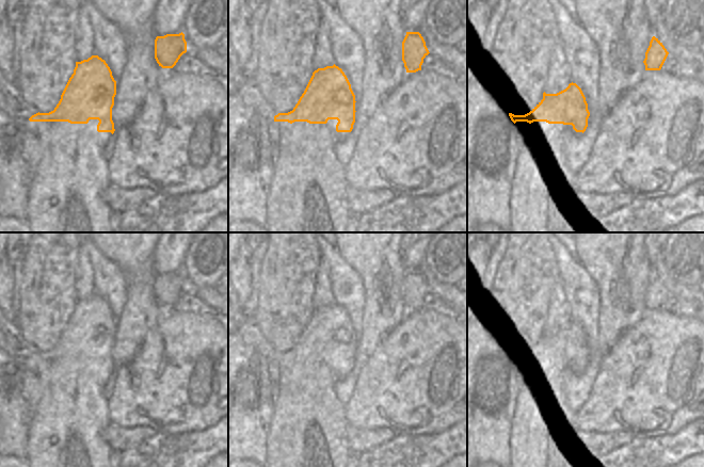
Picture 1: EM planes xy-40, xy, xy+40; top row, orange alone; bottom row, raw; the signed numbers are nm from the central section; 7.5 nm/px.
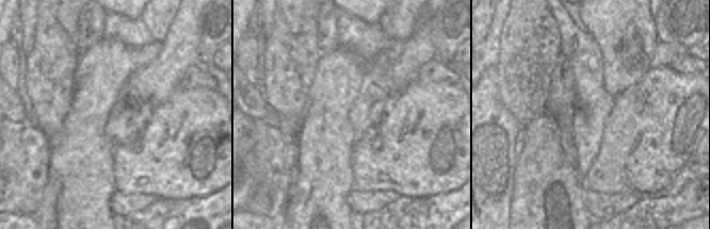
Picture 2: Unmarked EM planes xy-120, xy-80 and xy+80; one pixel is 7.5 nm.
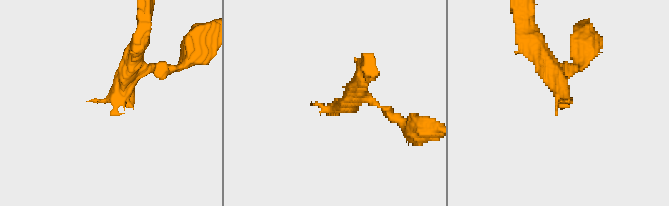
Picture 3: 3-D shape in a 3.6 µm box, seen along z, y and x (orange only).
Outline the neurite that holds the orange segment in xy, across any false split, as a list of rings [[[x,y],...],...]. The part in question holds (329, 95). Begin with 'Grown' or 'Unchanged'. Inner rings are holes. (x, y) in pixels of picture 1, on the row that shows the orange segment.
Grown. [[[318,68],[292,111],[278,113],[268,131],[278,147],[266,199],[268,232],[345,232],[350,212],[345,197],[345,166],[334,150],[355,123],[355,95],[341,68]]]

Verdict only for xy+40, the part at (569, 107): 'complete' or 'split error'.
split error

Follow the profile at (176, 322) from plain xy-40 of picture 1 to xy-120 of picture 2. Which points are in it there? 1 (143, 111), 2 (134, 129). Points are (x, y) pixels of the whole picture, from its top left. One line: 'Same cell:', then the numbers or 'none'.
Same cell: none

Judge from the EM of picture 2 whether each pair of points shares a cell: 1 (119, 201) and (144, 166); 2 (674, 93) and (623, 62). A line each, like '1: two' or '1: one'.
1: two
2: two

